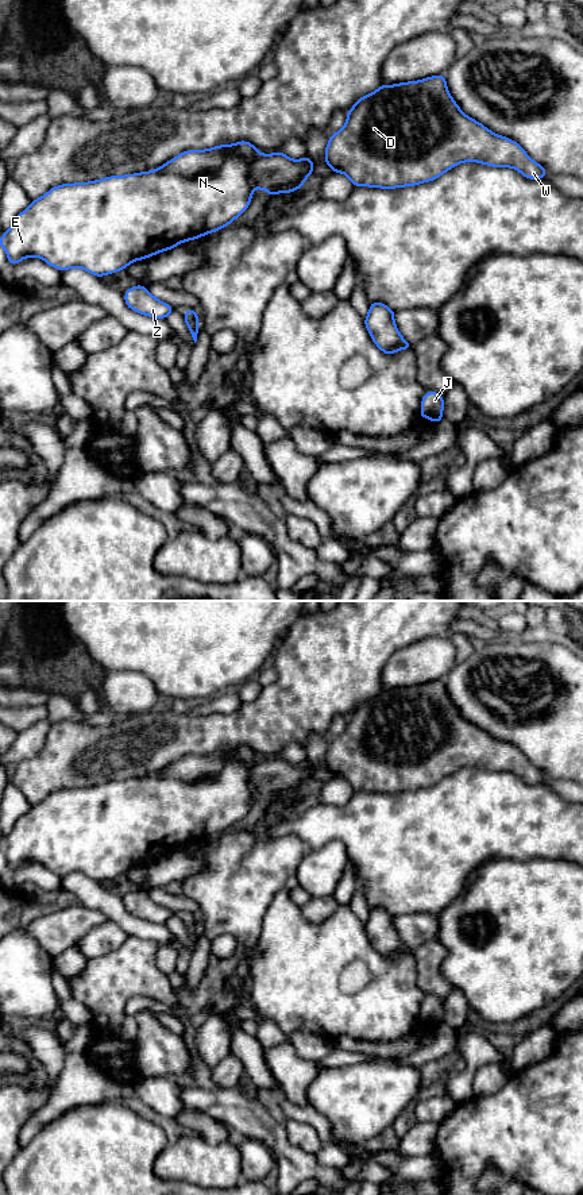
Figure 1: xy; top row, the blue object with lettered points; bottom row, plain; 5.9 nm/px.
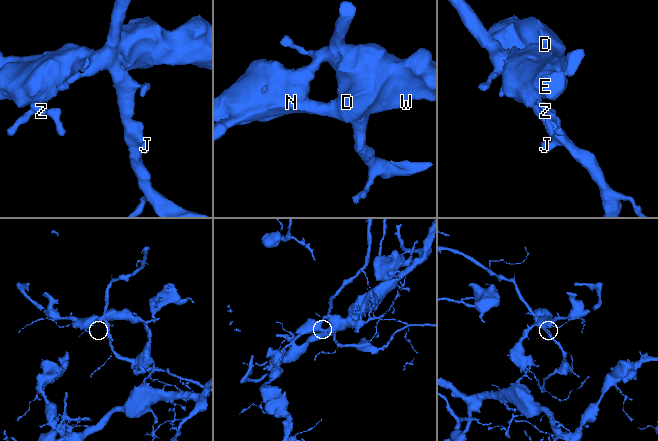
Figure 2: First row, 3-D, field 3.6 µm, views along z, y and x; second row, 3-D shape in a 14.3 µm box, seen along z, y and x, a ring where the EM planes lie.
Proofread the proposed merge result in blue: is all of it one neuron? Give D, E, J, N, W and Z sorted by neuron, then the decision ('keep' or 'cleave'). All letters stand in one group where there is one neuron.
D W / E J N Z; cleave

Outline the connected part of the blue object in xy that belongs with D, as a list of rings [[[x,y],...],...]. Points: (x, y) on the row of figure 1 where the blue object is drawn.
[[[445,76],[381,85],[347,112],[345,126],[329,135],[325,165],[345,174],[354,186],[394,189],[433,181],[463,162],[511,167],[529,180],[548,173],[514,140],[490,131],[462,112],[449,95]]]

